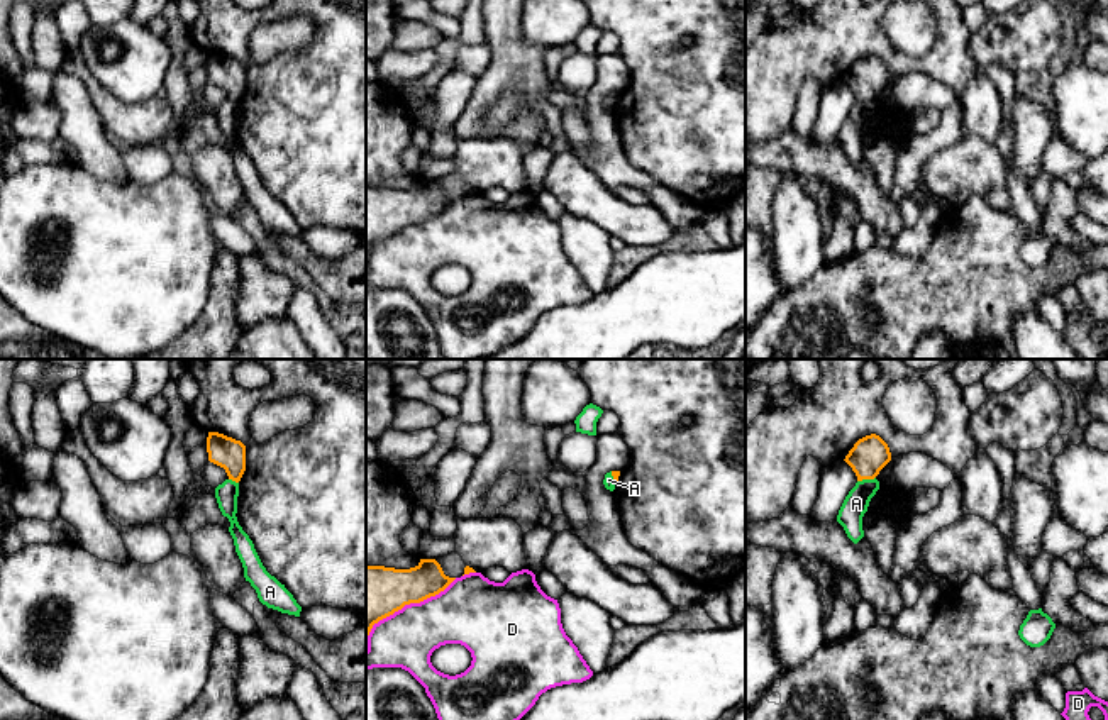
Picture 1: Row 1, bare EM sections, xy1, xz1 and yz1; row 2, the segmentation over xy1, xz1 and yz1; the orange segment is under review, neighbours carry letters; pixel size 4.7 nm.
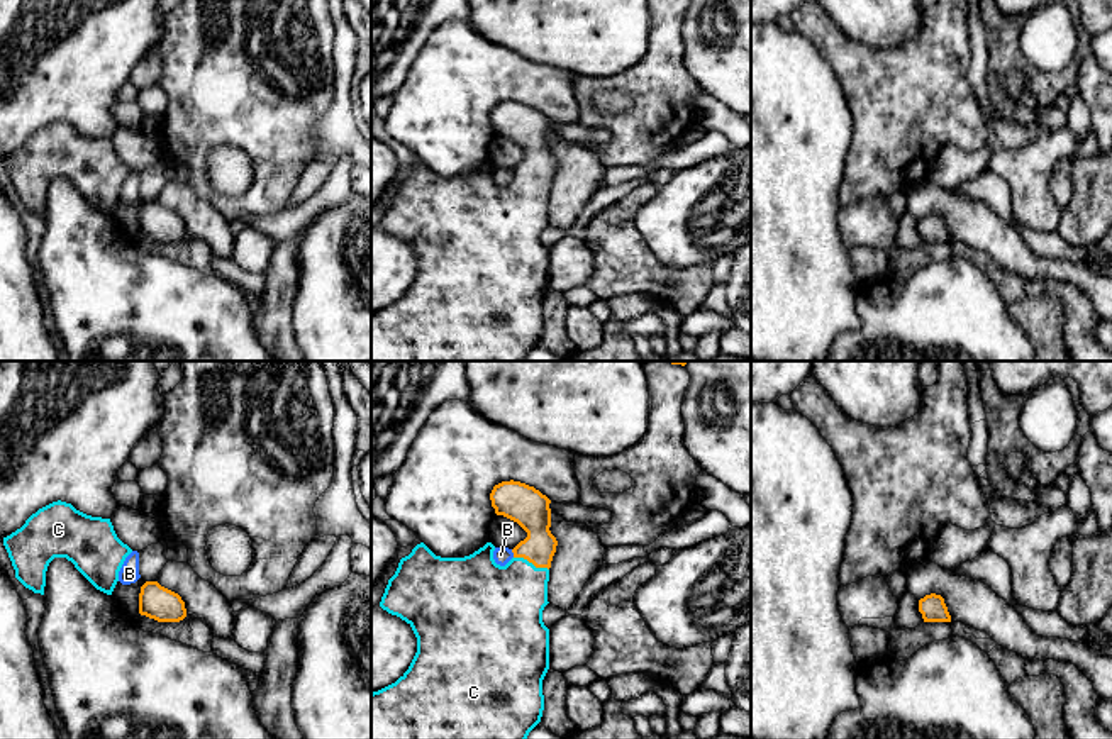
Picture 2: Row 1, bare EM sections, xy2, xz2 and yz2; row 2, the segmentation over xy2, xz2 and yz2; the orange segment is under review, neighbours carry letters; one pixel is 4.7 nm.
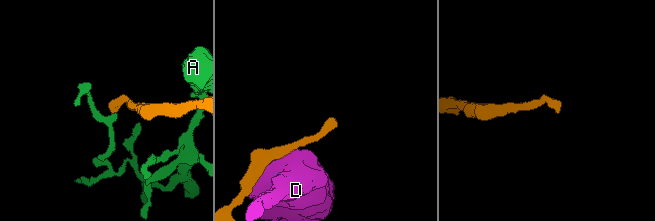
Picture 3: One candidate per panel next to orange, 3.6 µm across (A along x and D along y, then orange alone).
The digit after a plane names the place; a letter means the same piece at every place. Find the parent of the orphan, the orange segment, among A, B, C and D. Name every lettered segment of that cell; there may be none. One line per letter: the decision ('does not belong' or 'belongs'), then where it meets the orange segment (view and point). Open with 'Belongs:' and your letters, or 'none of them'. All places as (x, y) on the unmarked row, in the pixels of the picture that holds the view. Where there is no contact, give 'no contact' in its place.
Belongs: C
A: does not belong; meets orange in yz1 at (866, 99)
B: does not belong; meets orange in xz2 at (512, 172)
C: belongs; meets orange in xz2 at (531, 182)
D: does not belong; meets orange in xz1 at (402, 227)

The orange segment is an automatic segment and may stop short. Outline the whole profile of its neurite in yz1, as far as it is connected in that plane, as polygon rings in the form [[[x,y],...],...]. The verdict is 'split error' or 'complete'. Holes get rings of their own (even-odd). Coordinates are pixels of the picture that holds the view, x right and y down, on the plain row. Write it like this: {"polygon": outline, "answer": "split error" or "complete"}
{"polygon": [[[876,54],[859,59],[844,80],[857,97],[857,102],[874,100],[891,81],[888,64]]], "answer": "complete"}

